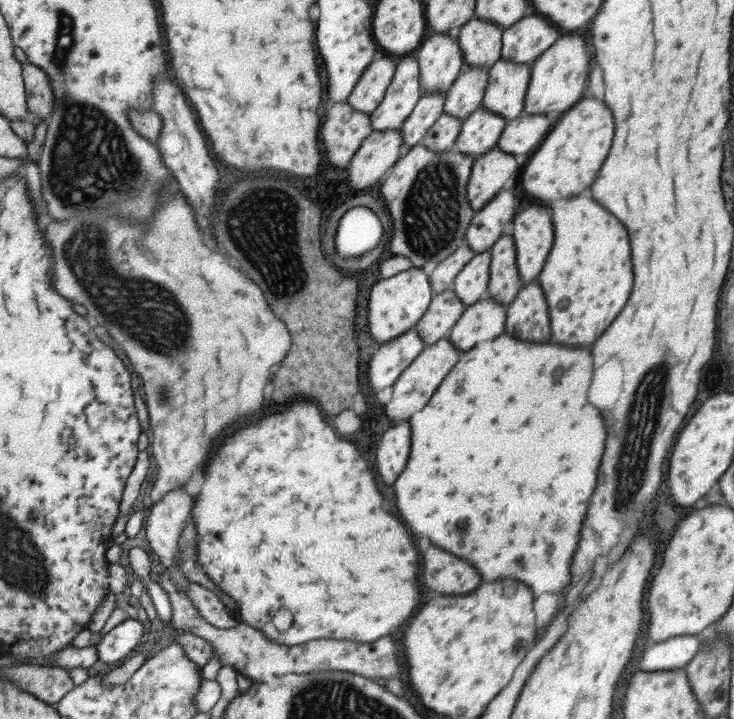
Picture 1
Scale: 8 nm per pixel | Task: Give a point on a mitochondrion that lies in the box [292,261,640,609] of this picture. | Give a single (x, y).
(560, 524)

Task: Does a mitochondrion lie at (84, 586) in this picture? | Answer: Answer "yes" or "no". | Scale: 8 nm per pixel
no

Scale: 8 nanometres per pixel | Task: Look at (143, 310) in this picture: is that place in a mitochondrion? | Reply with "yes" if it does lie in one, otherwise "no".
yes

